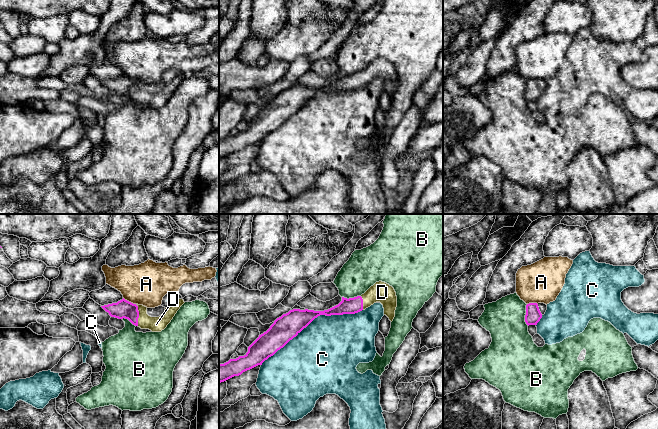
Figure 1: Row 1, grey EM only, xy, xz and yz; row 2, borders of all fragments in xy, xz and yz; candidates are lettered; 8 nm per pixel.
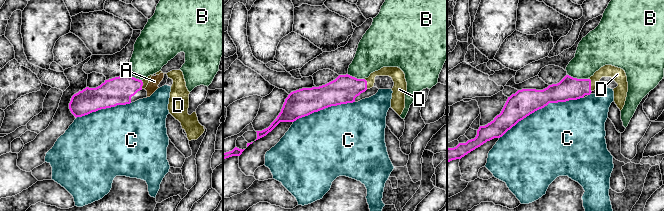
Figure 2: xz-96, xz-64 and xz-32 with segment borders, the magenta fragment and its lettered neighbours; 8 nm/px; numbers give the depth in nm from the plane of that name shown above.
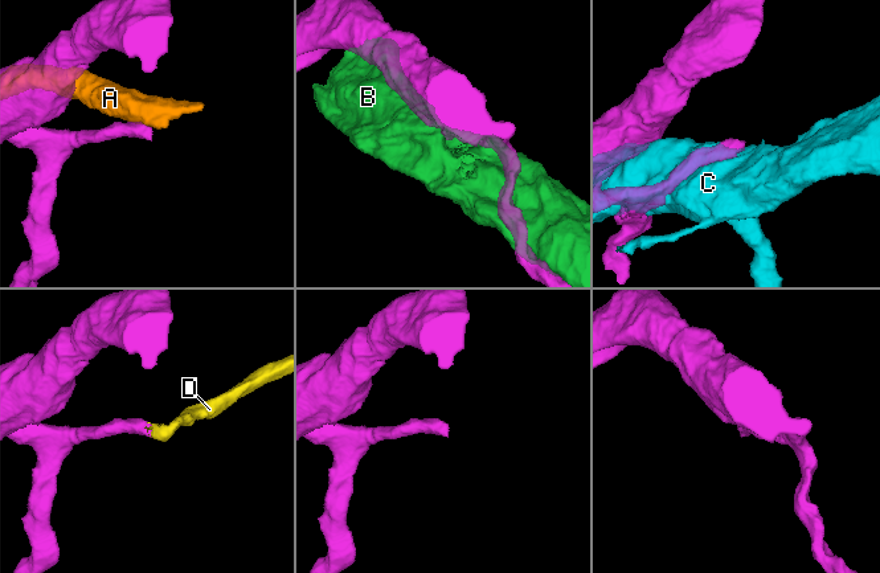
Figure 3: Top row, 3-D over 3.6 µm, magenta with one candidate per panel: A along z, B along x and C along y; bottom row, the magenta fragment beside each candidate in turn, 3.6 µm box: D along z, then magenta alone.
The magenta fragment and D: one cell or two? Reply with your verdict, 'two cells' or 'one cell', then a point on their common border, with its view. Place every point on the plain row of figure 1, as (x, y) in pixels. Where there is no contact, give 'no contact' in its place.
one cell; contact xy (138, 91)

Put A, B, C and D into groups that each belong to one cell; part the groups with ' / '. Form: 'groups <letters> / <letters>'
groups A / B / C / D

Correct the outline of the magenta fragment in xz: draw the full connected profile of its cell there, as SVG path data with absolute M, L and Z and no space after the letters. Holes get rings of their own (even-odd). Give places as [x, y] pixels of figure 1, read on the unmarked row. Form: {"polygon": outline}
{"polygon": "M382 57L376 58L361 72L349 75L342 73L342 77L338 81L328 86L290 86L277 94L266 108L259 111L248 123L248 128L244 132L219 140L219 159L262 141L265 136L283 124L318 92L355 90L376 78L383 81L384 91L392 98L397 83L397 72L394 64Z"}

